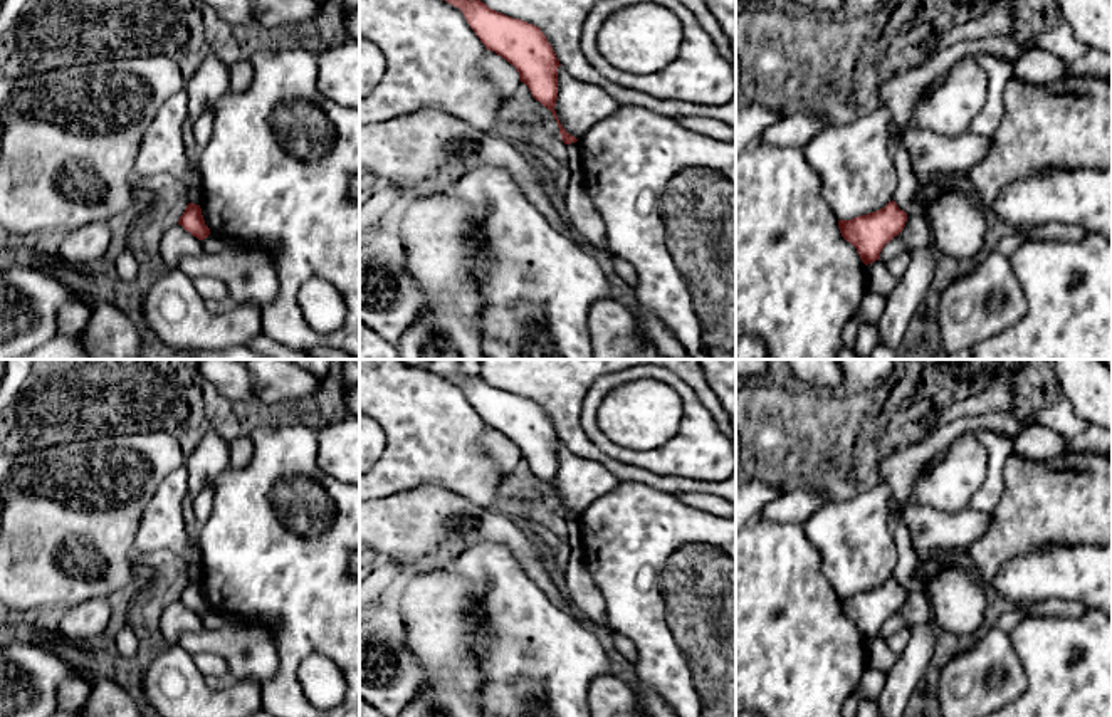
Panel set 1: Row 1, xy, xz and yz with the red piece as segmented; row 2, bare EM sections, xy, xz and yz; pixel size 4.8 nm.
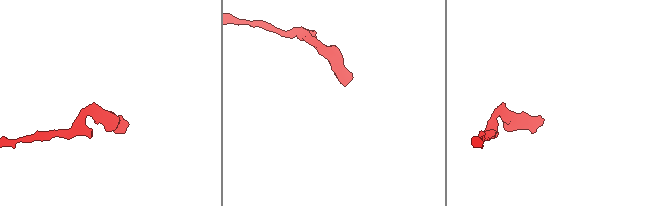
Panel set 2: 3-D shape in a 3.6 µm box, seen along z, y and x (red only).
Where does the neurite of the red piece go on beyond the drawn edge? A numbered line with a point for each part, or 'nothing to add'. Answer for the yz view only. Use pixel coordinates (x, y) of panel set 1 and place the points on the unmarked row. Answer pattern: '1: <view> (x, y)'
nothing to add

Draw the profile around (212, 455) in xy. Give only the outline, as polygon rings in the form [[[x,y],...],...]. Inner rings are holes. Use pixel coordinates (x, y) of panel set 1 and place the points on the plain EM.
[[[217,432],[203,437],[198,447],[186,457],[188,495],[185,500],[185,517],[190,532],[190,541],[195,547],[200,546],[200,526],[195,522],[193,500],[198,492],[212,485],[218,472],[230,465],[228,442]]]

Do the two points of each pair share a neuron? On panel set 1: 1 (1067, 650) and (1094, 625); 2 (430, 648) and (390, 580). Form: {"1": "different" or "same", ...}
{"1": "same", "2": "different"}

